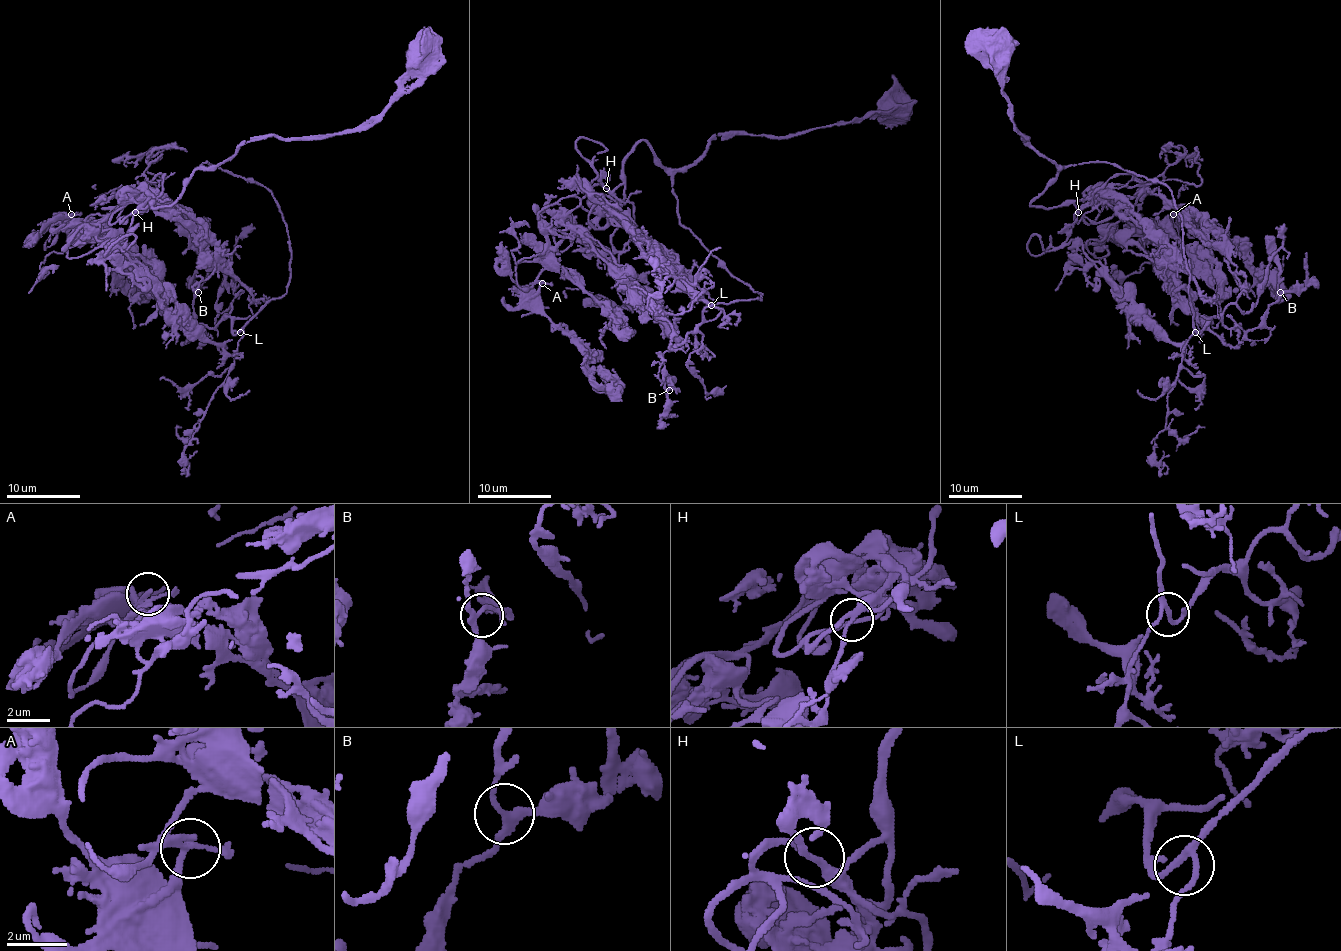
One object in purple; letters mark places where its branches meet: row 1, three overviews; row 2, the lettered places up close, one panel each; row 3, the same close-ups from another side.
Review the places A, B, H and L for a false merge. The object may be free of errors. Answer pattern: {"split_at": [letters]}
{"split_at": []}

